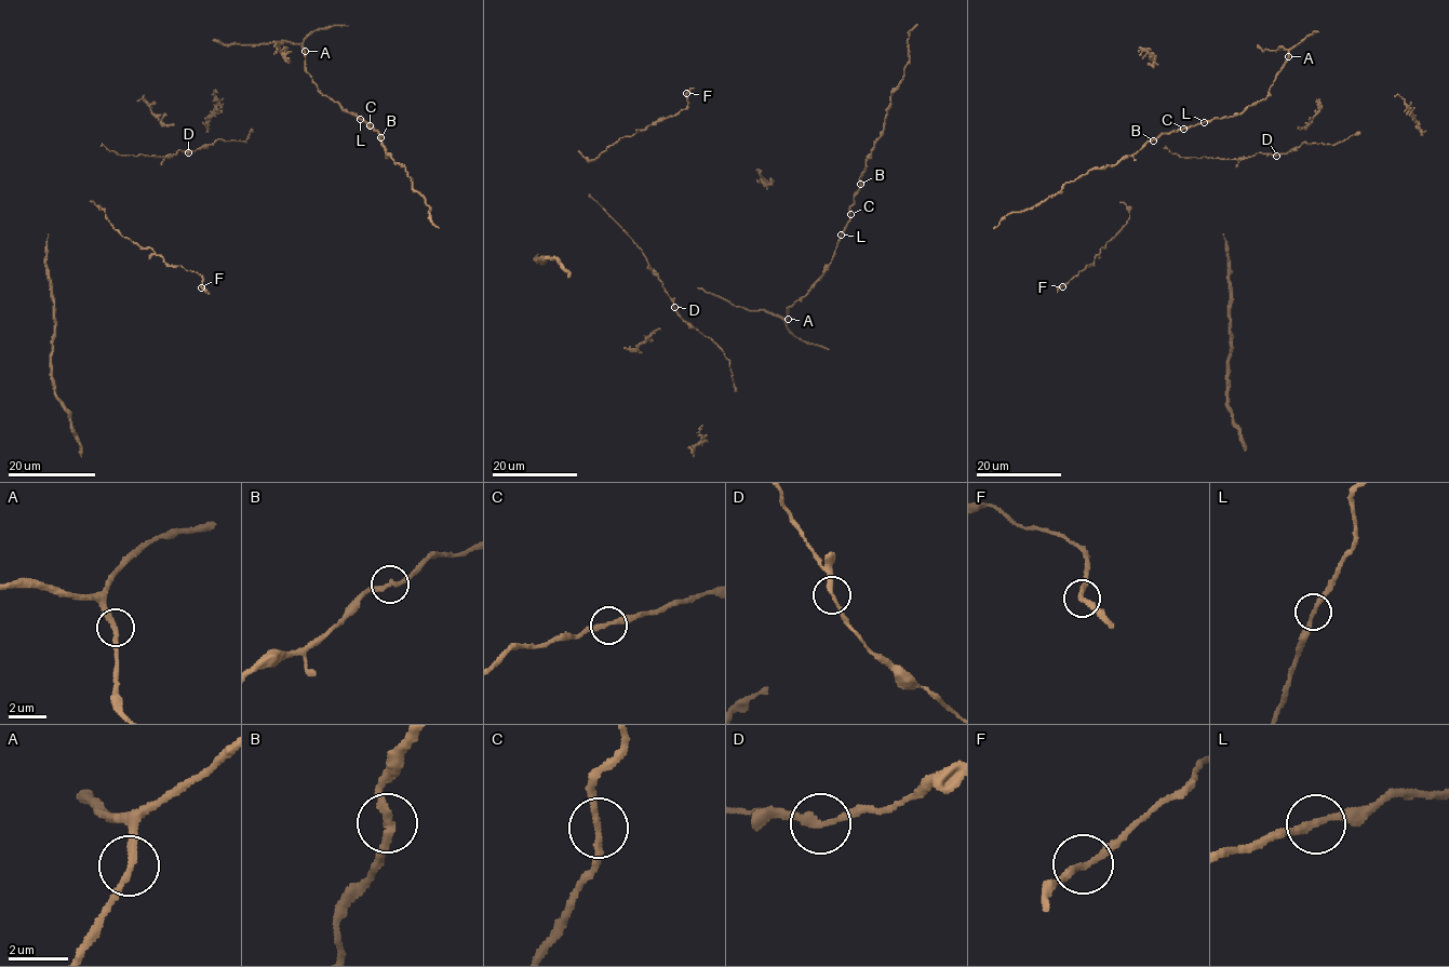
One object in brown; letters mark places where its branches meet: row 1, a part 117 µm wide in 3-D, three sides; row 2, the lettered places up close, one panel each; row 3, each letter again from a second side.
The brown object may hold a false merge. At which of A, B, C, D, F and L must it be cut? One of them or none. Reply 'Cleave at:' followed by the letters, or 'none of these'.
Cleave at: none of these

